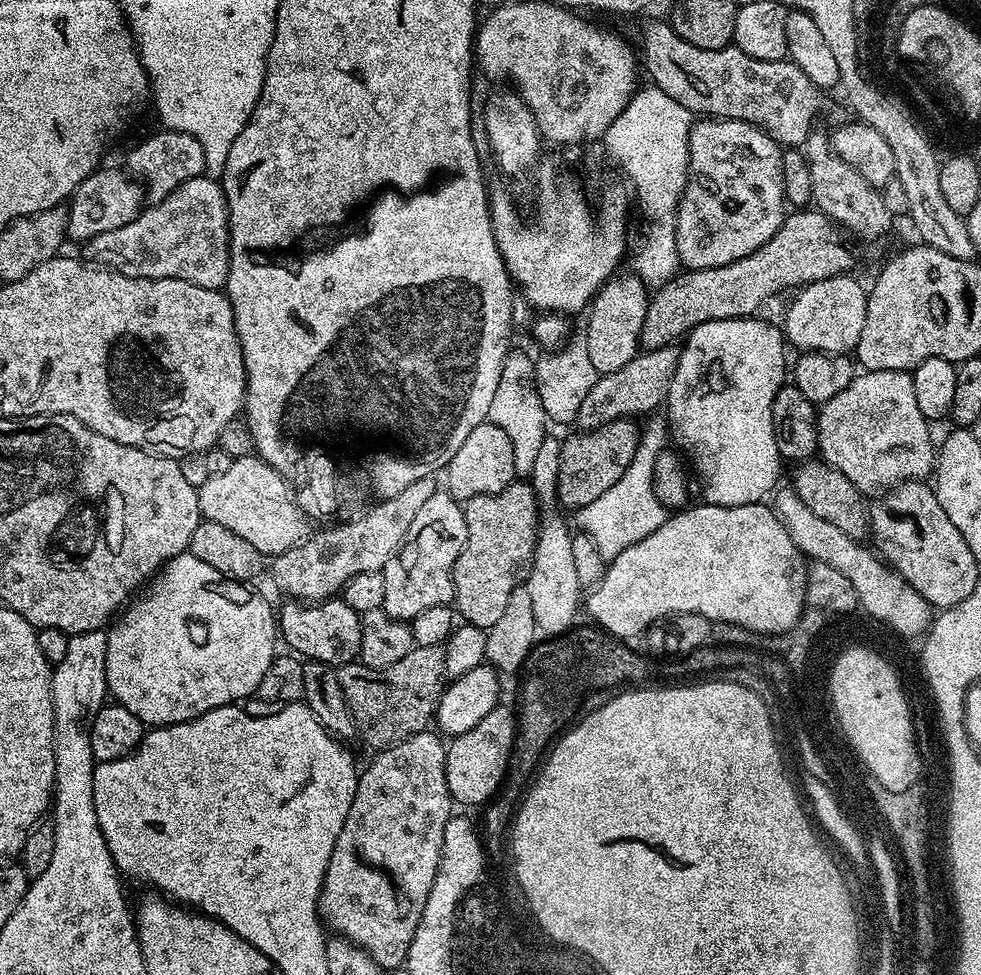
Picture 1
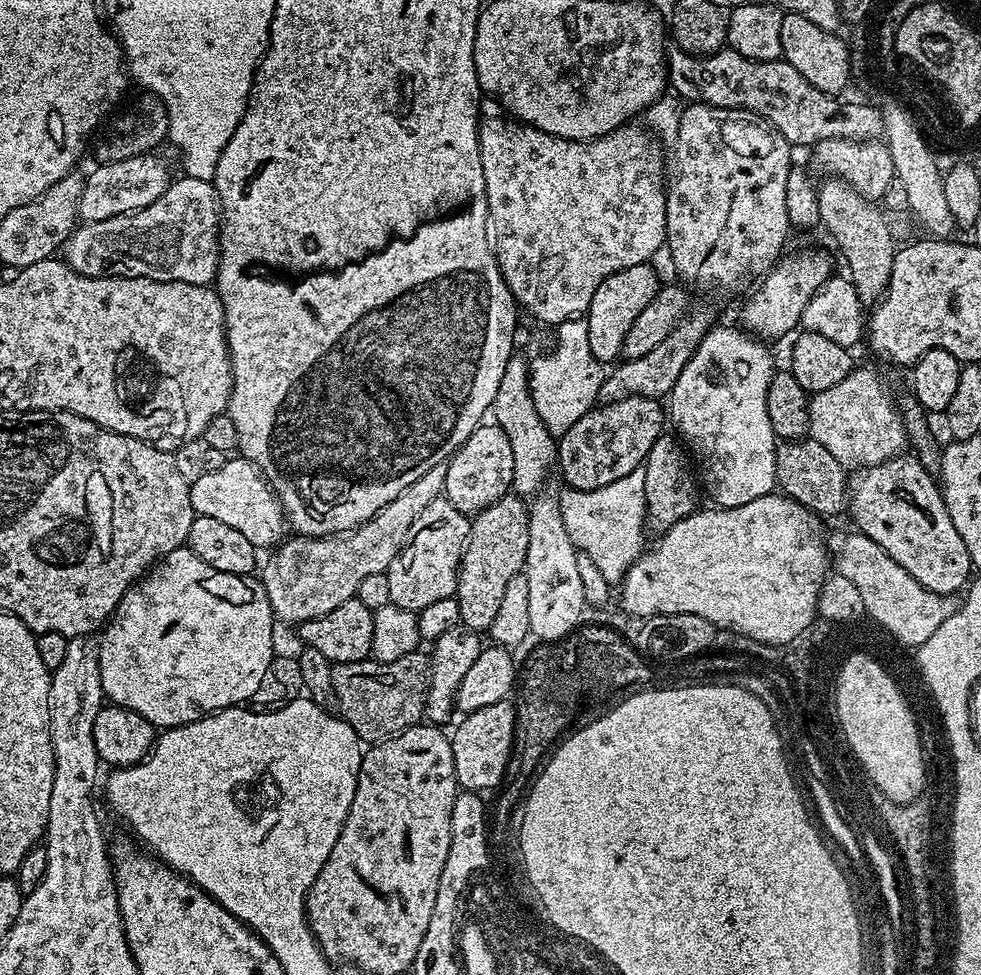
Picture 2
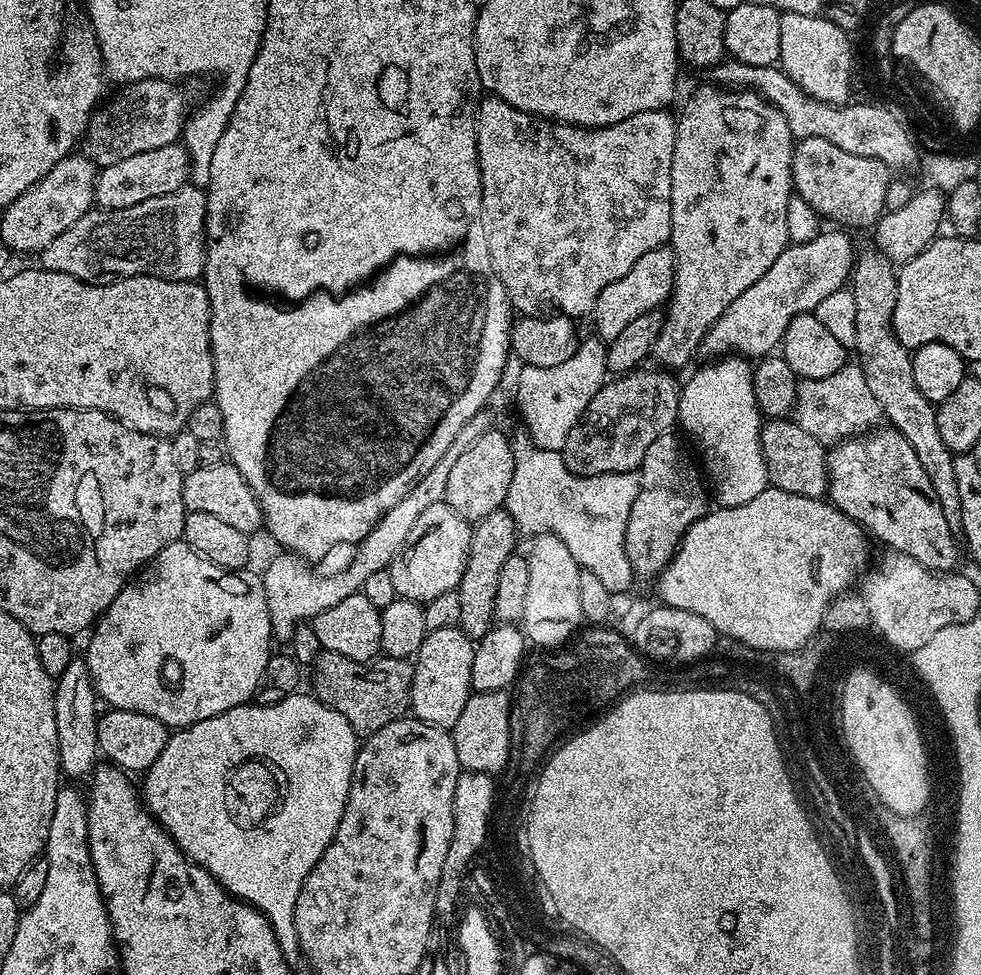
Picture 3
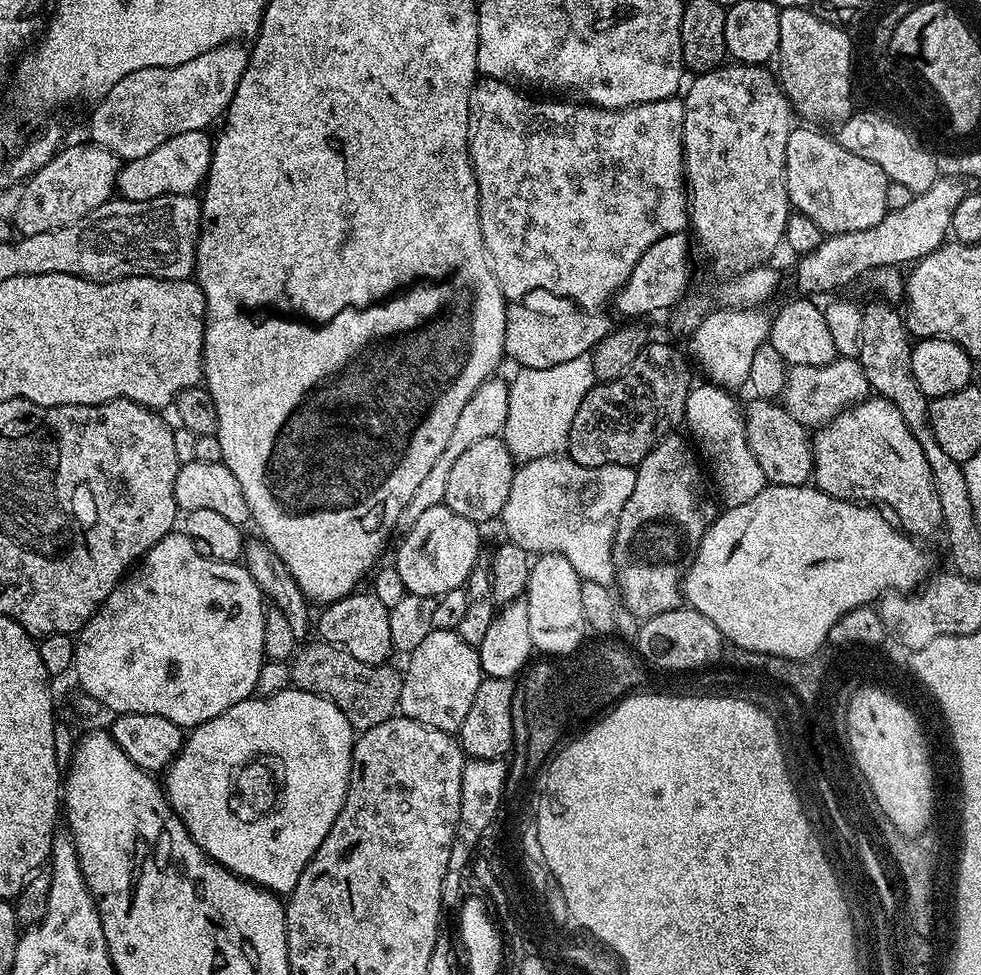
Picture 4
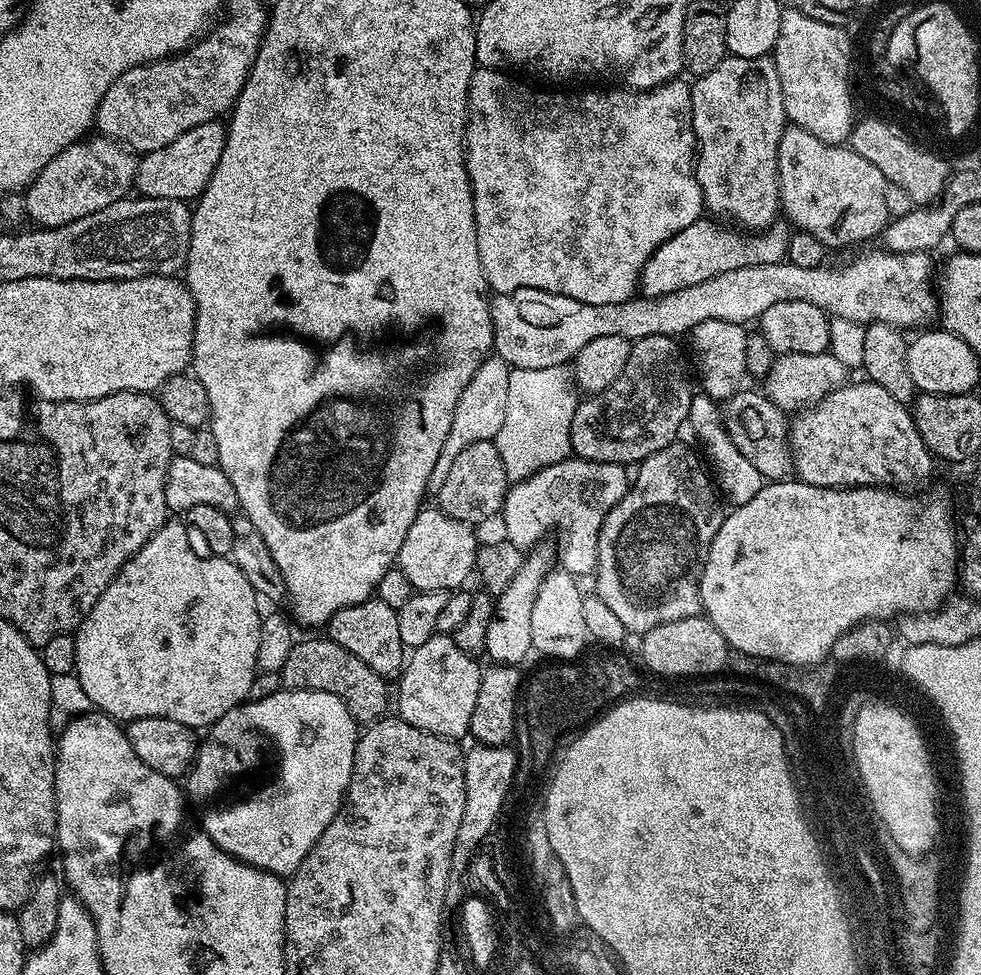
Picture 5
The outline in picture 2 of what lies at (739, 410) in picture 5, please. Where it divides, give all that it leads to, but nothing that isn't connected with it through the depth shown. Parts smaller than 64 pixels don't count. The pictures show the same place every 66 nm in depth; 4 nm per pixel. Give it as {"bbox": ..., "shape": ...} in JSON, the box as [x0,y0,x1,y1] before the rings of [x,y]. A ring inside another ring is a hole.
{"bbox":[776,438,848,518],"shape":[[[801,438],[797,440],[790,440],[787,442],[780,442],[776,445],[776,483],[779,491],[790,499],[798,501],[802,506],[806,506],[811,512],[815,512],[817,517],[825,518],[824,516],[836,516],[839,512],[845,511],[848,503],[848,481],[846,477],[845,465],[838,462],[838,458],[834,458],[834,454],[830,454],[830,450],[826,450],[826,446],[822,446],[818,441],[811,438]]]}

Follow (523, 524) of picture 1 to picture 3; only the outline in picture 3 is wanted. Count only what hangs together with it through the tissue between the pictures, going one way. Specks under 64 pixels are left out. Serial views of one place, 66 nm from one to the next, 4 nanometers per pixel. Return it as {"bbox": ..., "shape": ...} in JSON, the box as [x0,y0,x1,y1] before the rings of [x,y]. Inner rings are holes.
{"bbox":[456,510,518,642],"shape":[[[506,510],[490,514],[486,518],[475,521],[472,530],[472,545],[466,558],[466,570],[460,579],[460,587],[456,589],[462,601],[462,618],[458,627],[479,642],[494,626],[495,595],[499,584],[499,575],[506,560],[517,551],[516,536],[518,529],[514,518]]]}

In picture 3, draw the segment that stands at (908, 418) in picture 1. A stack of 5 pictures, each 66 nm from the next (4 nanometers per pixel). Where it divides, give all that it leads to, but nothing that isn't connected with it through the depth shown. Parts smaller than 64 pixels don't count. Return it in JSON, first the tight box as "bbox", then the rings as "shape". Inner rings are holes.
{"bbox":[794,362,882,446],"shape":[[[849,362],[842,366],[842,370],[838,370],[838,374],[830,374],[830,378],[799,381],[794,419],[802,426],[802,430],[806,430],[806,434],[818,438],[821,444],[835,446],[841,440],[861,435],[877,427],[881,423],[882,413],[874,394],[870,394],[870,386],[866,383],[866,374],[861,370],[859,363]]]}

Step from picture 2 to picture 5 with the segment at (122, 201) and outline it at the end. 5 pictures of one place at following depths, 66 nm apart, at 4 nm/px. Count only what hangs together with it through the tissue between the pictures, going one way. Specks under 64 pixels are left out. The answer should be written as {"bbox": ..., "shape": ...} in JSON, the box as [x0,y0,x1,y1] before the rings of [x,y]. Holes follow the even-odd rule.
{"bbox":[135,120,227,201],"shape":[[[211,120],[202,122],[202,126],[194,126],[194,130],[186,130],[186,134],[178,134],[178,138],[162,146],[162,150],[143,153],[136,166],[135,191],[150,200],[174,198],[195,201],[206,190],[214,174],[214,166],[218,166],[218,158],[222,158],[222,146],[226,146],[227,137],[225,125],[220,120]]]}

